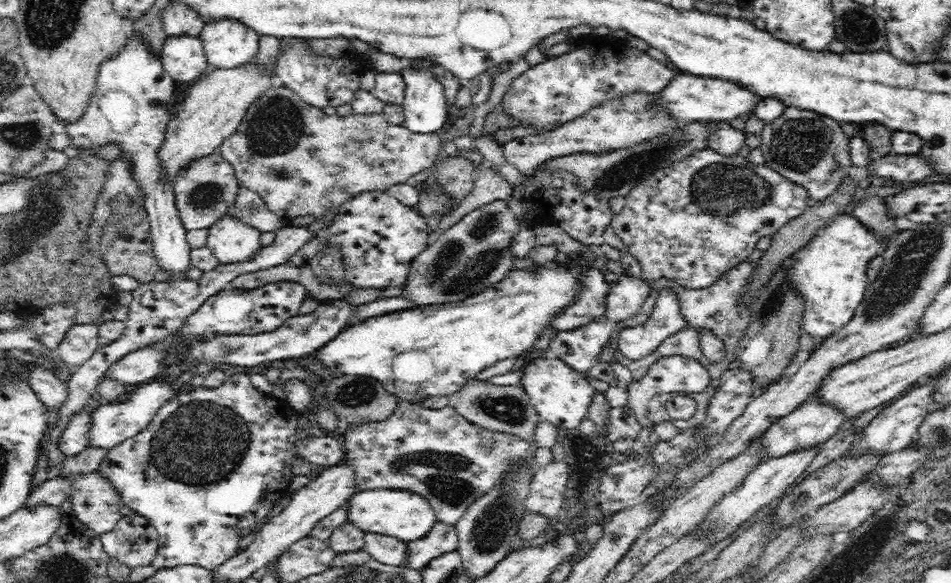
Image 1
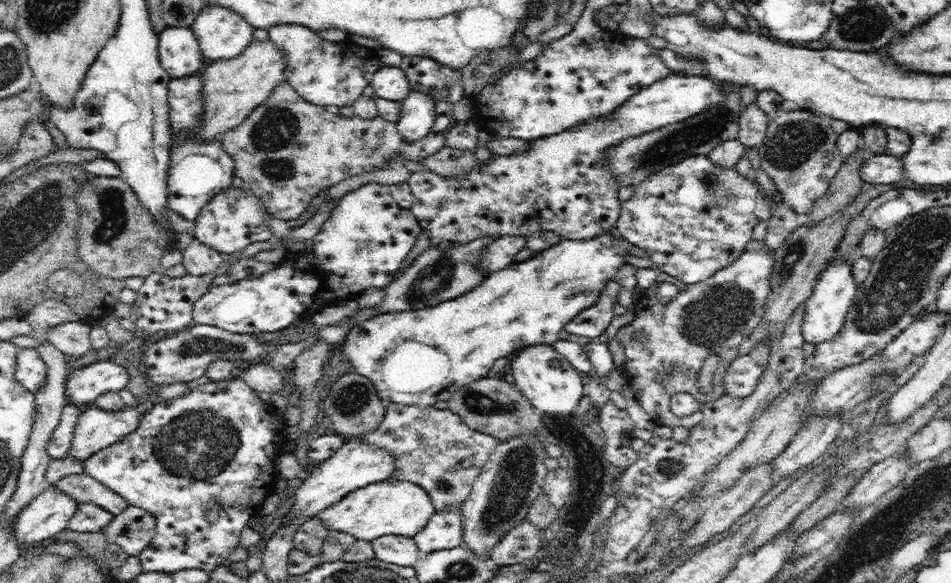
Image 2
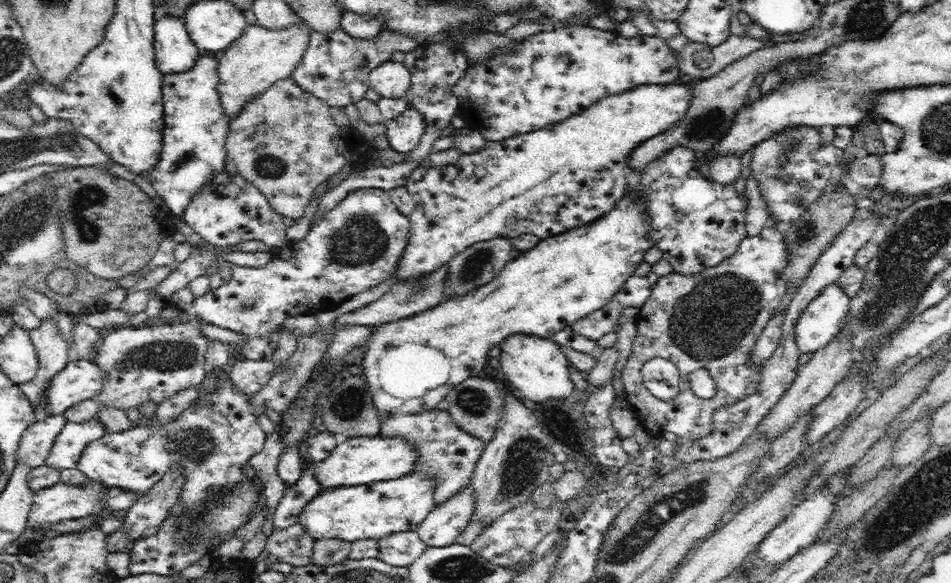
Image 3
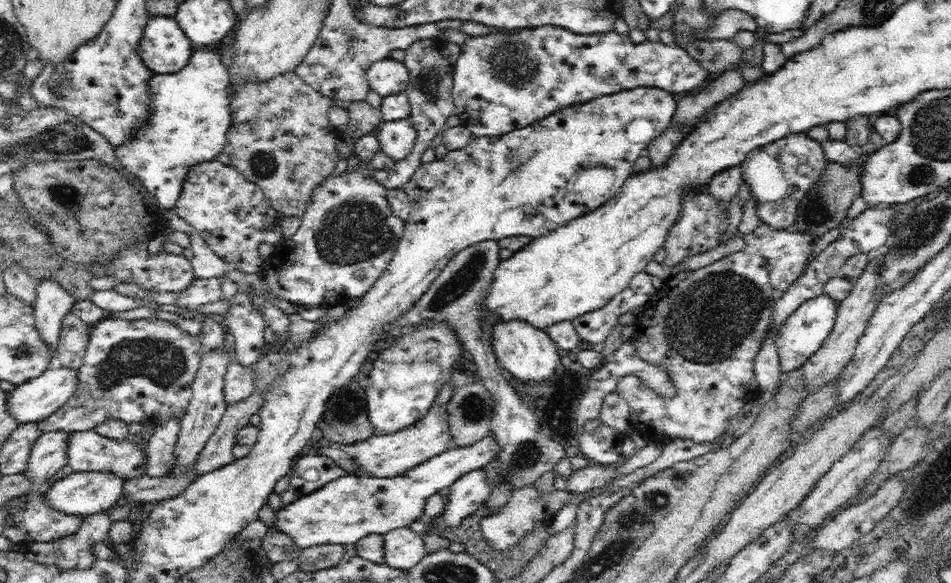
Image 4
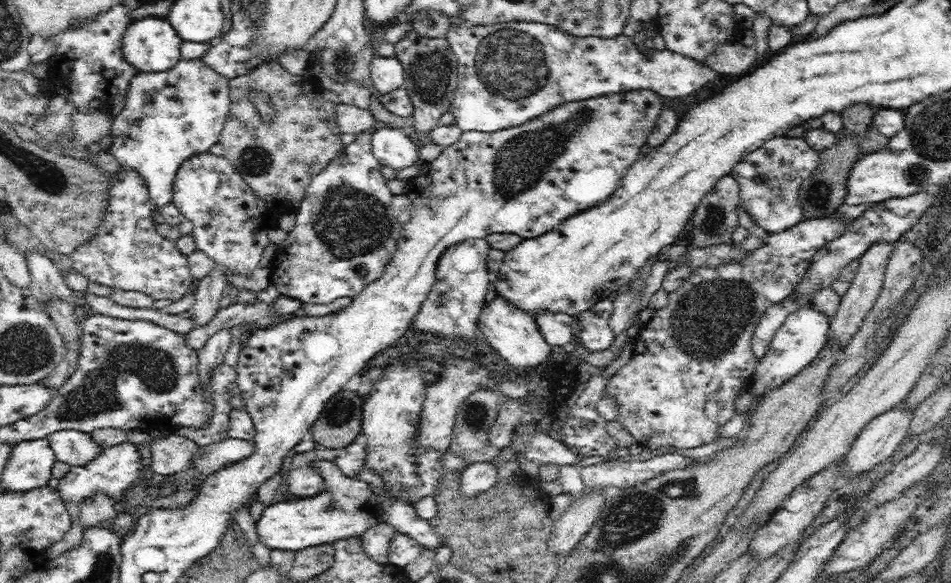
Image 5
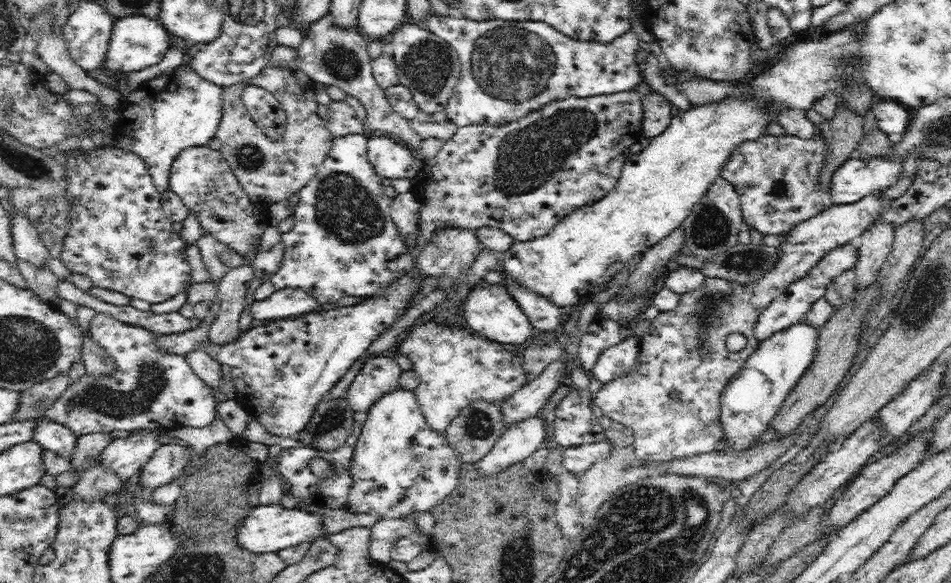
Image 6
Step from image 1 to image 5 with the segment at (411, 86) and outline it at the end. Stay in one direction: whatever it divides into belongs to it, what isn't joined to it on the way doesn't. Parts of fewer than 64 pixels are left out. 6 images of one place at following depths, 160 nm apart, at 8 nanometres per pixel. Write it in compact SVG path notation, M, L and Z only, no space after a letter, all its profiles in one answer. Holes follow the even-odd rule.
M376 127L372 130L370 148L380 166L399 171L423 163L418 143L406 130Z

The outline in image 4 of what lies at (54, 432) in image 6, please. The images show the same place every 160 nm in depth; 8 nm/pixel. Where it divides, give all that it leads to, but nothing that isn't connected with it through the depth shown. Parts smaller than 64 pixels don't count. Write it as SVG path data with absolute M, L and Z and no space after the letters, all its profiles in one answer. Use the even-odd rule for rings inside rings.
M95 429L66 433L65 462L76 471L113 470L128 479L144 474L145 456L138 445L128 439L115 442L98 434Z

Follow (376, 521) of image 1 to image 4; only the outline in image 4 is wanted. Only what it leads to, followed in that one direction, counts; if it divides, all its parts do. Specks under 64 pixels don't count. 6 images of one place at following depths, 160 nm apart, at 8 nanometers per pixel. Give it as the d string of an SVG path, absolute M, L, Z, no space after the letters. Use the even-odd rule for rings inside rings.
M488 432L487 436L476 442L473 446L466 448L452 447L434 458L426 460L414 468L409 468L392 477L378 476L356 476L347 474L334 478L330 482L326 482L322 488L312 491L310 494L302 498L296 498L294 502L282 506L276 513L274 524L270 530L282 532L288 539L292 539L292 543L296 547L304 549L316 547L318 545L344 545L357 543L362 537L370 533L386 534L390 530L408 527L416 518L423 515L424 500L428 497L436 496L436 492L440 488L448 488L452 486L455 480L458 480L462 474L474 470L474 468L483 468L488 466L500 452L500 443L493 432Z

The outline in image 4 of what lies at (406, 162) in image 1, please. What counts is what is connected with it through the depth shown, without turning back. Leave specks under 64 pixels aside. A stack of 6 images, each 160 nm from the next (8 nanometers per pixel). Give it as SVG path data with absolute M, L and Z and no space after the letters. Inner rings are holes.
M288 70L268 80L238 80L231 84L231 120L223 152L228 152L229 164L236 167L247 182L262 189L274 210L286 216L301 217L310 192L334 172L339 160L336 138L340 131L328 123L328 110L333 105L333 98L324 96L297 74L298 72Z

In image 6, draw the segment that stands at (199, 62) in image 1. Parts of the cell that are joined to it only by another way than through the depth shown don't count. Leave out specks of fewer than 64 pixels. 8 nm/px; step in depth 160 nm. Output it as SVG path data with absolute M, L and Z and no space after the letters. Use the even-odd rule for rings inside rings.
M147 16L115 17L110 32L108 49L98 66L104 70L106 76L138 72L138 70L159 63L169 50L167 32L164 31L164 26L159 19L149 19Z

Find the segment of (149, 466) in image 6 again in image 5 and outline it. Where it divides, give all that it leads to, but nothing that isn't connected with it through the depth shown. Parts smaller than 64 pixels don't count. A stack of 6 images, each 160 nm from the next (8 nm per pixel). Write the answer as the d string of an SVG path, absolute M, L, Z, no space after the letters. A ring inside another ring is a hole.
M171 433L151 444L152 469L156 477L168 478L188 470L198 452L194 441Z

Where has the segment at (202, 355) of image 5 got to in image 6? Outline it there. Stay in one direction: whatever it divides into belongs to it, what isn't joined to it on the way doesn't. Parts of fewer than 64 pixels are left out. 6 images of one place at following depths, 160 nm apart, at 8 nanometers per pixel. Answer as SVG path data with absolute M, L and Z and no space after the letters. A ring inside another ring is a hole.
M262 234L254 236L250 248L240 254L240 264L230 268L219 280L219 313L209 325L207 336L214 344L235 341L242 333L238 319L242 314L246 292L255 268L253 262L257 254L262 252L260 246Z

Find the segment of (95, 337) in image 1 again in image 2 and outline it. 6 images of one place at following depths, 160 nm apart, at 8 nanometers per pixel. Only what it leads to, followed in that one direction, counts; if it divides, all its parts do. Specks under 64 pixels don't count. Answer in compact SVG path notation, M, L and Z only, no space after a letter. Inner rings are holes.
M83 320L62 322L50 328L46 336L60 352L77 358L91 349L90 330L90 324Z

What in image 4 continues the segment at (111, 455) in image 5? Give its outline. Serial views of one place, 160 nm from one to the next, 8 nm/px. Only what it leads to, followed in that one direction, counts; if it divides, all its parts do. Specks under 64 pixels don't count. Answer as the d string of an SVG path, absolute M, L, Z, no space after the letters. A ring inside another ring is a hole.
M73 470L62 480L55 481L46 495L49 503L58 510L80 516L95 514L100 510L109 510L124 499L126 479L113 470Z

